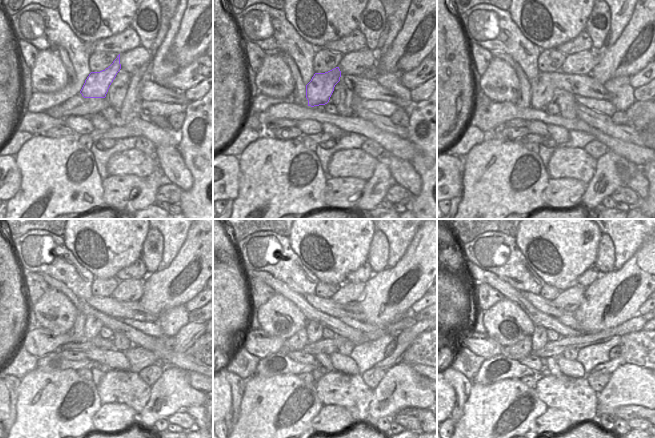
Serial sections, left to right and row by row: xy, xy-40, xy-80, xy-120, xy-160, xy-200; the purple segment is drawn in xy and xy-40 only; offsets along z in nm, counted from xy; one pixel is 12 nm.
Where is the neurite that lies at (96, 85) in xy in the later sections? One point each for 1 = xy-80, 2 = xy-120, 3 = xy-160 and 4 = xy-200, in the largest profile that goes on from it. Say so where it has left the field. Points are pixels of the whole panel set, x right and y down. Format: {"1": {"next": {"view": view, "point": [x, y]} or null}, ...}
{"1": {"next": {"view": "xy-80", "point": [542, 90]}}, "2": {"next": {"view": "xy-120", "point": [92, 326]}}, "3": {"next": {"view": "xy-160", "point": [314, 329]}}, "4": {"next": {"view": "xy-200", "point": [539, 339]}}}

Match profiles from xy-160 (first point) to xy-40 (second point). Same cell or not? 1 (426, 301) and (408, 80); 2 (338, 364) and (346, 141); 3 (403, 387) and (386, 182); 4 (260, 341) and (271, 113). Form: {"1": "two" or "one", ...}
{"1": "one", "2": "two", "3": "one", "4": "one"}

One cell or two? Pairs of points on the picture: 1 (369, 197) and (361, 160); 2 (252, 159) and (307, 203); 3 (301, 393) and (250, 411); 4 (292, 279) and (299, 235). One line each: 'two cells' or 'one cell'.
1: two cells
2: one cell
3: one cell
4: two cells

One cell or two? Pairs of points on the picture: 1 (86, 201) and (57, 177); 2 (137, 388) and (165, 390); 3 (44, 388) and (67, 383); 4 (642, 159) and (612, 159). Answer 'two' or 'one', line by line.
1: one
2: two
3: one
4: two

